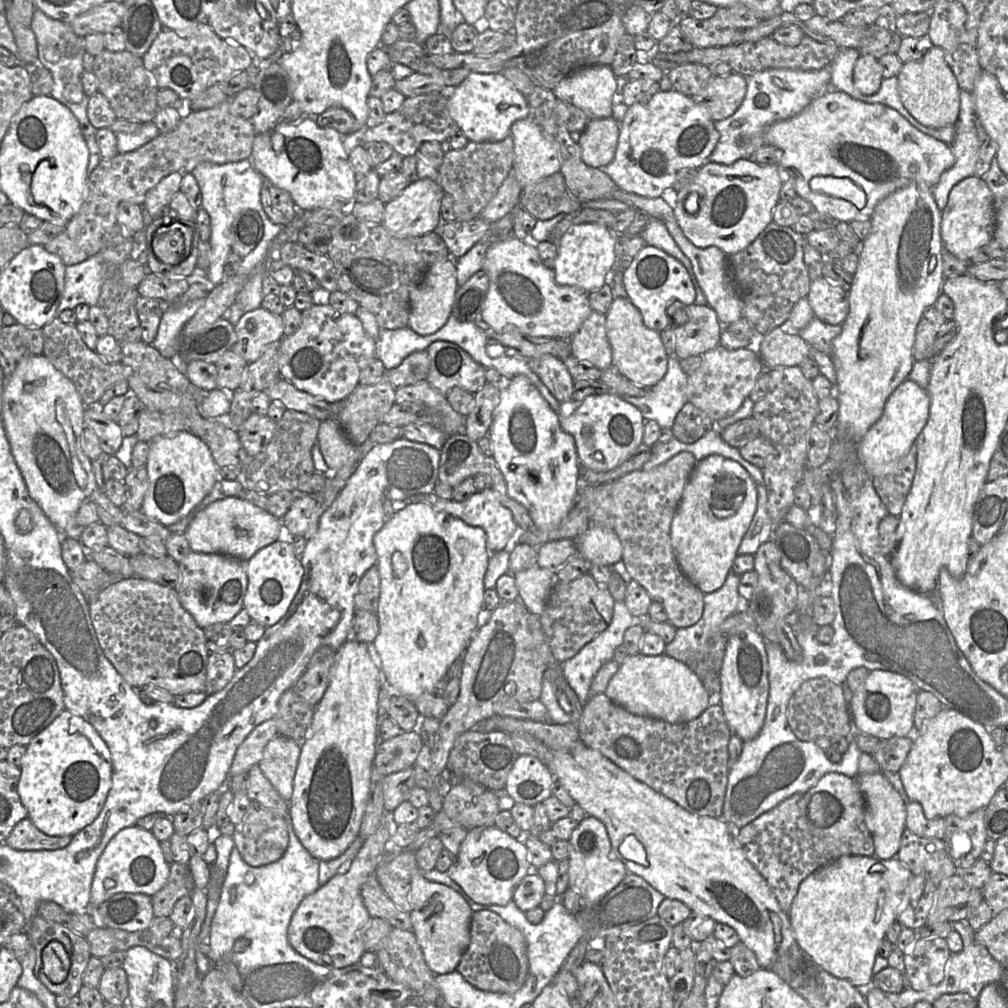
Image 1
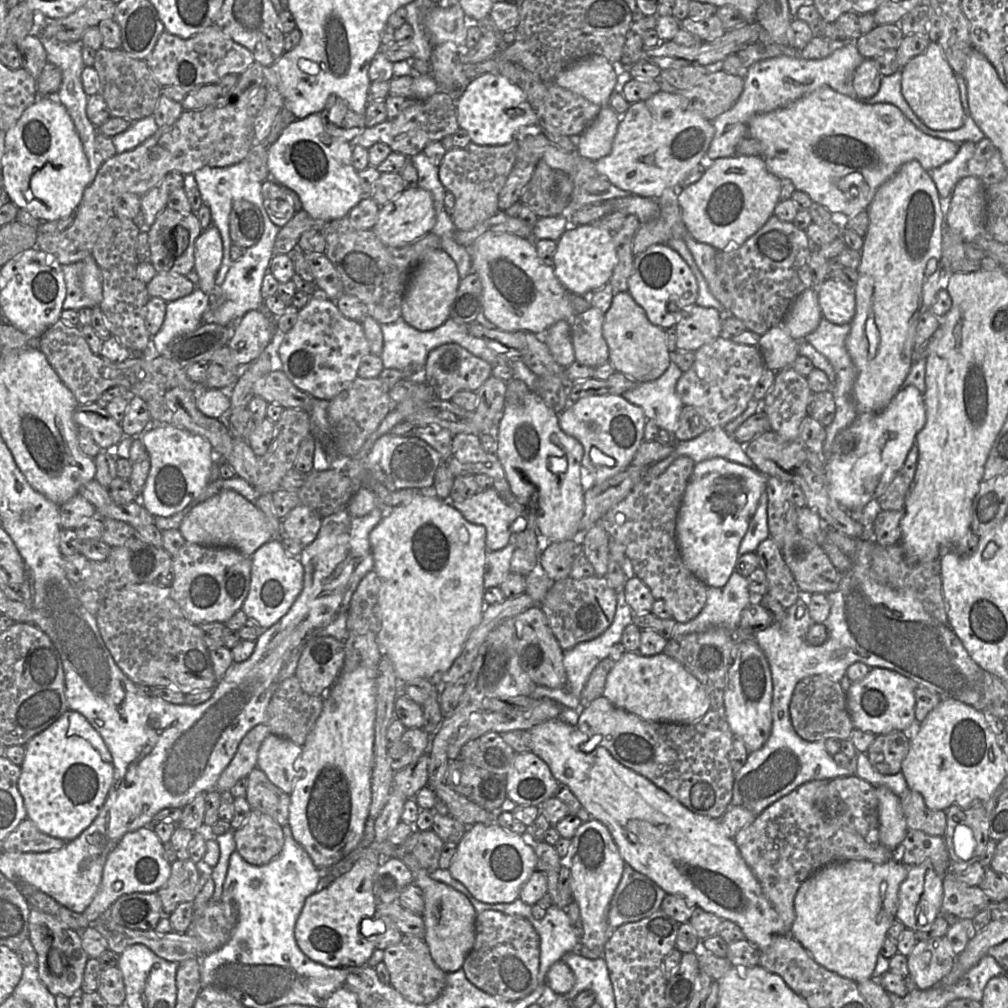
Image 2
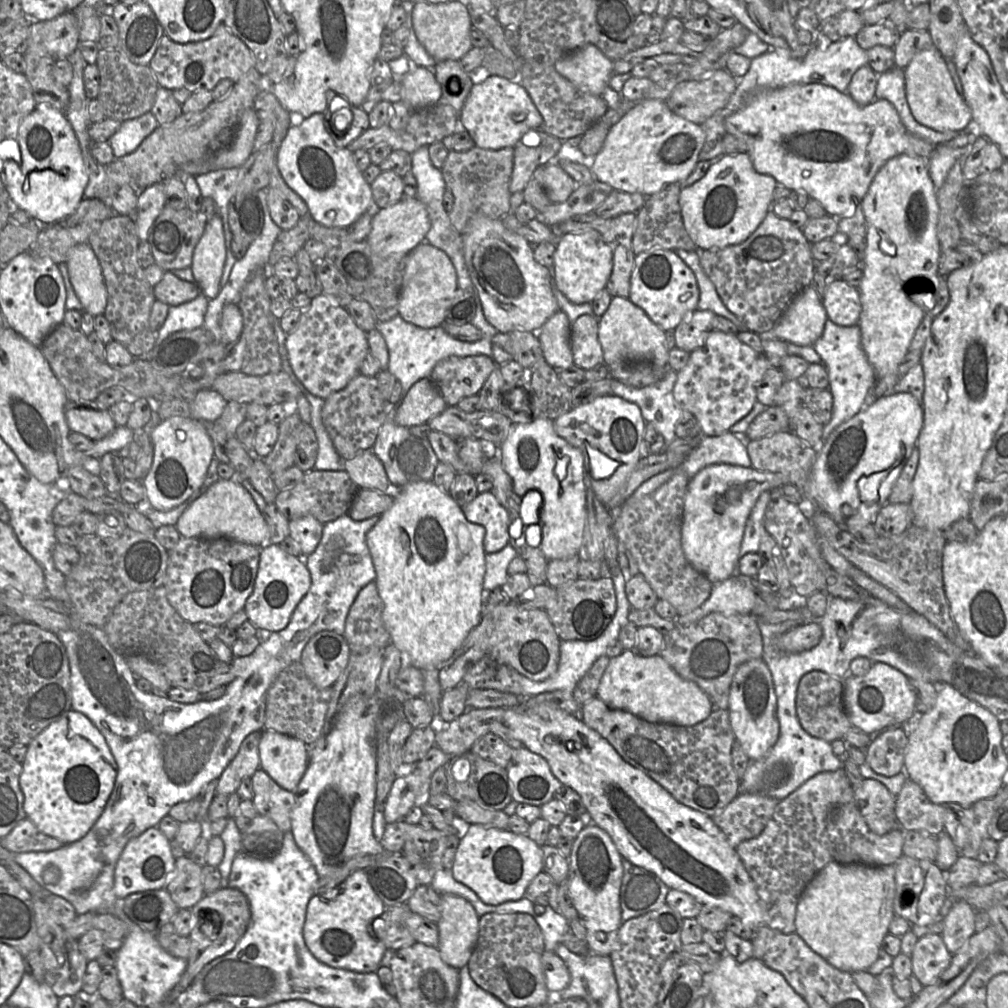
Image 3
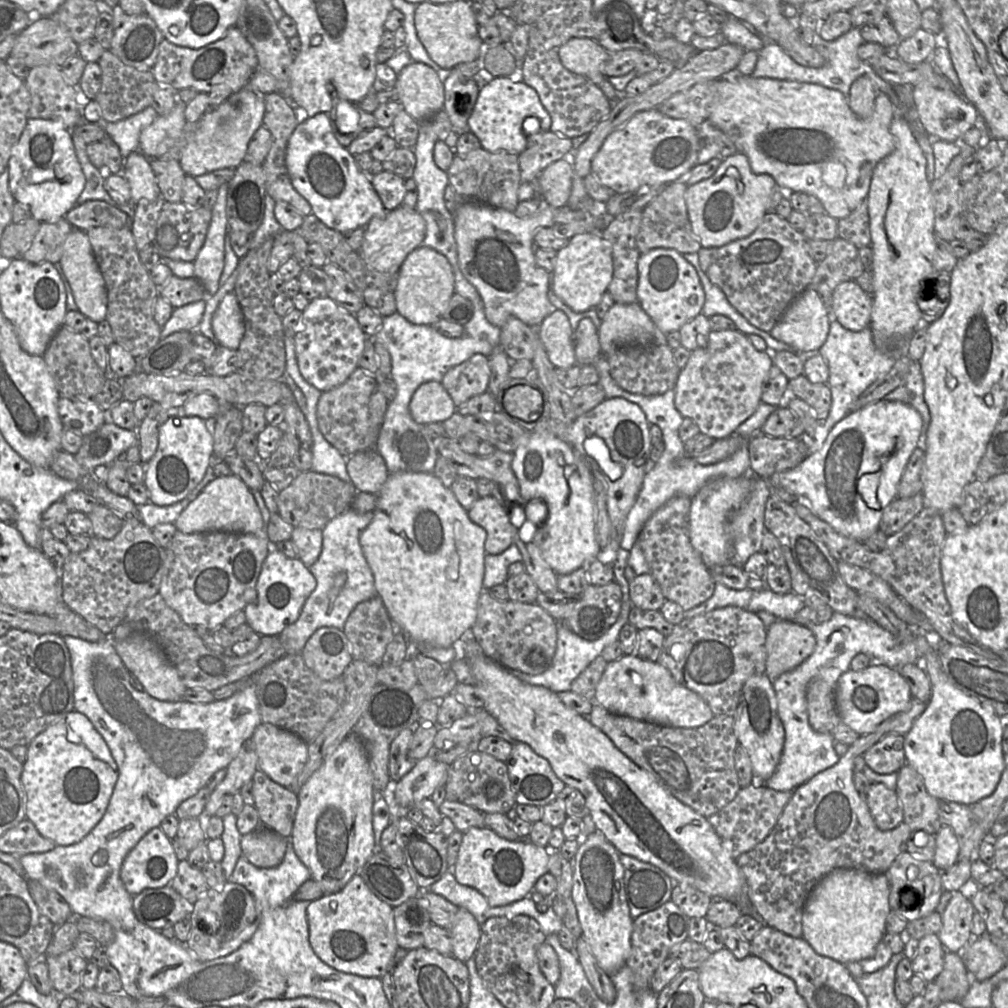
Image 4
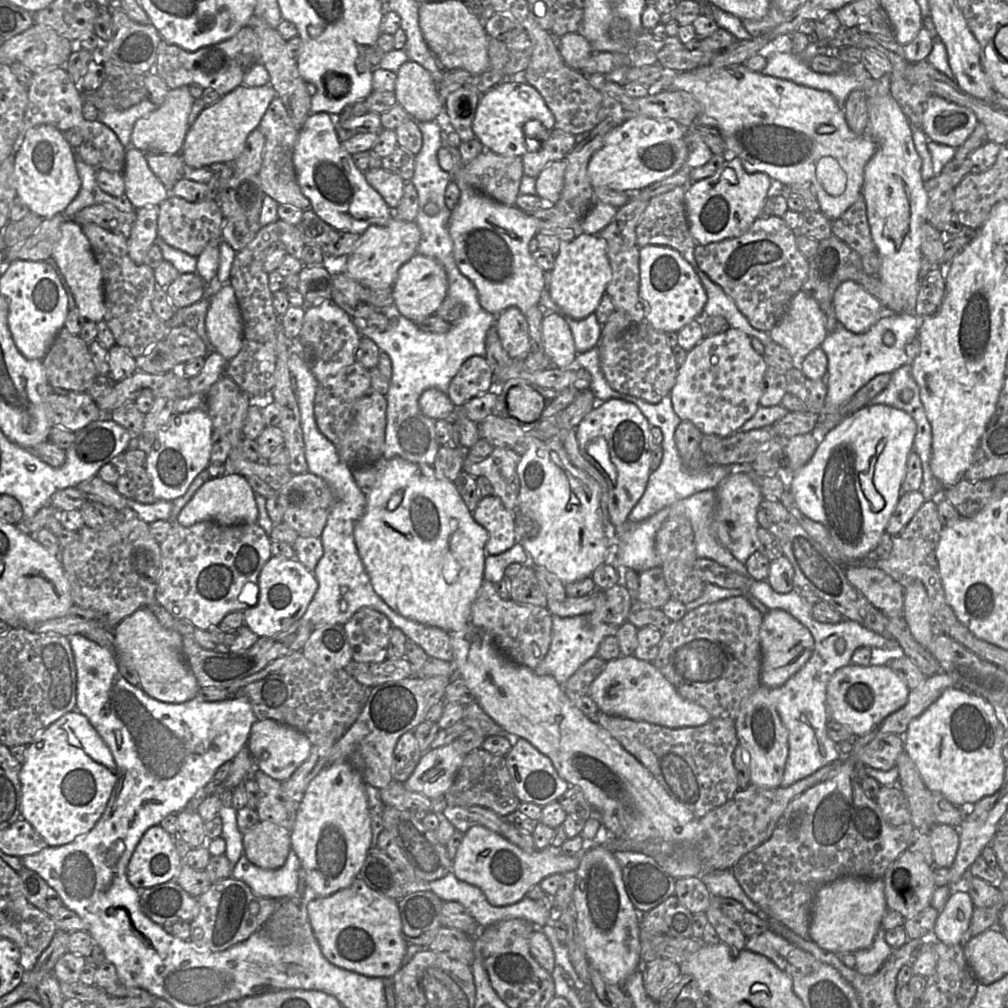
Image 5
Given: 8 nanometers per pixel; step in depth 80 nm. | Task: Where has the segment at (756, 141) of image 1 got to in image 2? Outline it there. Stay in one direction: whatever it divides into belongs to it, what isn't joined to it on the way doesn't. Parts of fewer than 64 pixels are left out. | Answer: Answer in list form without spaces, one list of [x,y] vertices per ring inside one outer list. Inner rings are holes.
[[[855,42],[840,44],[828,57],[820,60],[807,60],[800,57],[777,56],[752,64],[744,77],[743,91],[736,103],[726,112],[716,117],[712,122],[715,130],[714,137],[707,150],[706,159],[716,160],[736,155],[737,144],[745,137],[748,137],[748,124],[753,116],[760,113],[767,113],[787,106],[802,97],[812,93],[821,87],[830,87],[833,90],[852,97],[855,94],[852,85],[852,77],[856,68],[865,60],[858,51]]]

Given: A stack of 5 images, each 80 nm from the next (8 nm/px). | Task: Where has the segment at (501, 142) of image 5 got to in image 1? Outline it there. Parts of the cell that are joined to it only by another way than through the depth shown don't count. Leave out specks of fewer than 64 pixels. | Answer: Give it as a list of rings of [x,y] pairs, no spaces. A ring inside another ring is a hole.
[[[472,73],[454,88],[447,107],[470,142],[499,142],[510,134],[512,124],[530,115],[530,107],[519,91],[502,73]]]

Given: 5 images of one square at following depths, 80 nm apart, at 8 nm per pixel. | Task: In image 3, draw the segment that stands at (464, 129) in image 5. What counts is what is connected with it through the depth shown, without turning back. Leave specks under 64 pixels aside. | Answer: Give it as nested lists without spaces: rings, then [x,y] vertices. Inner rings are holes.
[[[443,60],[435,65],[435,78],[441,87],[439,102],[449,104],[459,114],[474,84],[469,73],[464,71],[459,60]]]

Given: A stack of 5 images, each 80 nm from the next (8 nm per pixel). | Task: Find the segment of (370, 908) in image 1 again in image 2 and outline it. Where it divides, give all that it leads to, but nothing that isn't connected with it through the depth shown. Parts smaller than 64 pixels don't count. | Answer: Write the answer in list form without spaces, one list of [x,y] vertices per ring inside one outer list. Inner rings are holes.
[[[398,902],[376,905],[376,913],[372,918],[386,916],[390,918],[403,935],[413,936],[424,940],[425,925],[422,916],[415,915],[399,905]]]

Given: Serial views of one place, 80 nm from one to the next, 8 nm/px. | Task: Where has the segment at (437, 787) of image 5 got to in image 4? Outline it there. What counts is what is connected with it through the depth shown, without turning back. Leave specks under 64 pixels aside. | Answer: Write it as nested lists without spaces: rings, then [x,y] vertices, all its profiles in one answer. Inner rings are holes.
[[[433,756],[416,761],[415,766],[395,784],[394,796],[402,809],[430,798],[434,790],[446,784],[450,765],[437,761]]]

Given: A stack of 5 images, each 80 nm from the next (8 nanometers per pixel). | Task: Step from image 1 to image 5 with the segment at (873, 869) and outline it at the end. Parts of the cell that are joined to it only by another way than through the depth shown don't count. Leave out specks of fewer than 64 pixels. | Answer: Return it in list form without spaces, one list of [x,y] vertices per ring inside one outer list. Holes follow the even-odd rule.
[[[842,876],[821,886],[811,906],[809,938],[834,953],[855,953],[869,948],[888,909],[882,878]]]

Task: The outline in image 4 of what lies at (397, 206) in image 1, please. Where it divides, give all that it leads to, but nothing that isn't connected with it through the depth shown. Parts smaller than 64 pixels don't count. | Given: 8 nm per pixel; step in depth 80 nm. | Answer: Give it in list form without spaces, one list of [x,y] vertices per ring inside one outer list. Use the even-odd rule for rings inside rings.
[[[401,205],[369,221],[365,226],[364,239],[358,252],[370,269],[387,274],[398,274],[408,254],[422,246],[425,235],[426,223],[423,217],[415,208]]]

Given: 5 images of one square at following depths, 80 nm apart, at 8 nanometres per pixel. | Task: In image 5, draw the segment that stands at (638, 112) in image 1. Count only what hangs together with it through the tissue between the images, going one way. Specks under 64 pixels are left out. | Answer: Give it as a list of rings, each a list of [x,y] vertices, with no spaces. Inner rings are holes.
[[[637,116],[624,121],[608,134],[603,146],[589,160],[587,174],[592,187],[606,187],[617,192],[638,190],[668,178],[684,169],[688,156],[684,140],[685,132],[686,129],[672,119]]]

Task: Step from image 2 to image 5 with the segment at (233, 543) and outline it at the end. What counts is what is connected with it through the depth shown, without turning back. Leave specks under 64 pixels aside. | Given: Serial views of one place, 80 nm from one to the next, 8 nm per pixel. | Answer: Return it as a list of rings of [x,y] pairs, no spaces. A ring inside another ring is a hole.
[[[224,474],[206,481],[181,509],[175,521],[184,527],[201,521],[213,521],[230,526],[257,523],[258,515],[255,492],[247,479],[240,474]]]

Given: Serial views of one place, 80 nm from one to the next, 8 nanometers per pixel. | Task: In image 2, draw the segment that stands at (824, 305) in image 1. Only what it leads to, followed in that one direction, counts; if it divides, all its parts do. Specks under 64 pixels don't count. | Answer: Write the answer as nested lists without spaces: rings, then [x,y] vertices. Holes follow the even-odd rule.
[[[833,278],[815,288],[824,318],[838,325],[851,323],[856,312],[854,288]]]

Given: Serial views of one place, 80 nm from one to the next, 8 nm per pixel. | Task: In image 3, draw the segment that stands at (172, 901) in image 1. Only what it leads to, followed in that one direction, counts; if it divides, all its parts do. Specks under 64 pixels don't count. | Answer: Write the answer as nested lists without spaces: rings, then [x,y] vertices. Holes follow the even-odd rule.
[[[187,855],[176,859],[175,871],[168,880],[165,889],[179,909],[191,909],[205,895],[202,867],[193,862]]]

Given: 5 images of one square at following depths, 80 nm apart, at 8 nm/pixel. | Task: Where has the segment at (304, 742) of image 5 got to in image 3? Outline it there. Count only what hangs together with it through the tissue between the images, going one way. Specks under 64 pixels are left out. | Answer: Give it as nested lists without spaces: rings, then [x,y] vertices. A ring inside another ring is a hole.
[[[263,729],[258,748],[260,768],[280,787],[295,793],[308,765],[308,745],[297,738]]]

